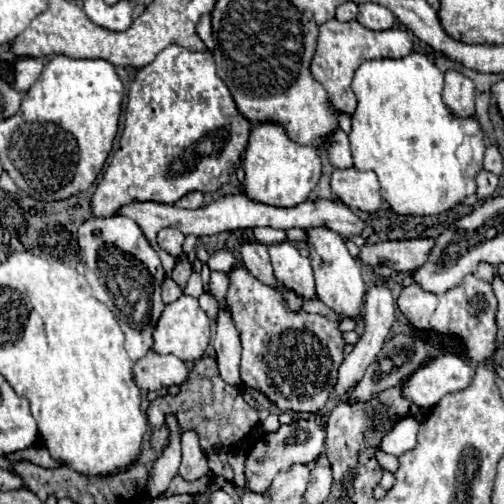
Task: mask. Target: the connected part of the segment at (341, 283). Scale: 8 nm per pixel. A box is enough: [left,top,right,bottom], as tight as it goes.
[306,227,364,317]

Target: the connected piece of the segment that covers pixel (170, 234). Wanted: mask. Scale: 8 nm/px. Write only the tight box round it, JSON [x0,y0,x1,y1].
[158,227,184,257]

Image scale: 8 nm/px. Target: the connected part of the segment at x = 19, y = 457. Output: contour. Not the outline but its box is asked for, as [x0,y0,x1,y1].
[8,447,60,467]

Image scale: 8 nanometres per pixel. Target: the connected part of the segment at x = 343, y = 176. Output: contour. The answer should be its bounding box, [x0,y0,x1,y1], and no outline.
[330,167,382,213]

